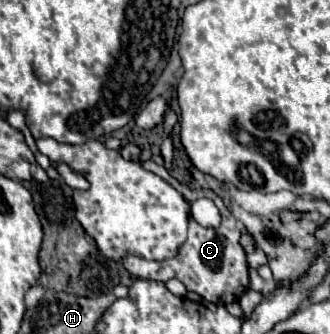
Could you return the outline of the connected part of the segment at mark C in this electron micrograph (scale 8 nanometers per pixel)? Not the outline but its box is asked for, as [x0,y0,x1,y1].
[122,160,248,304]

